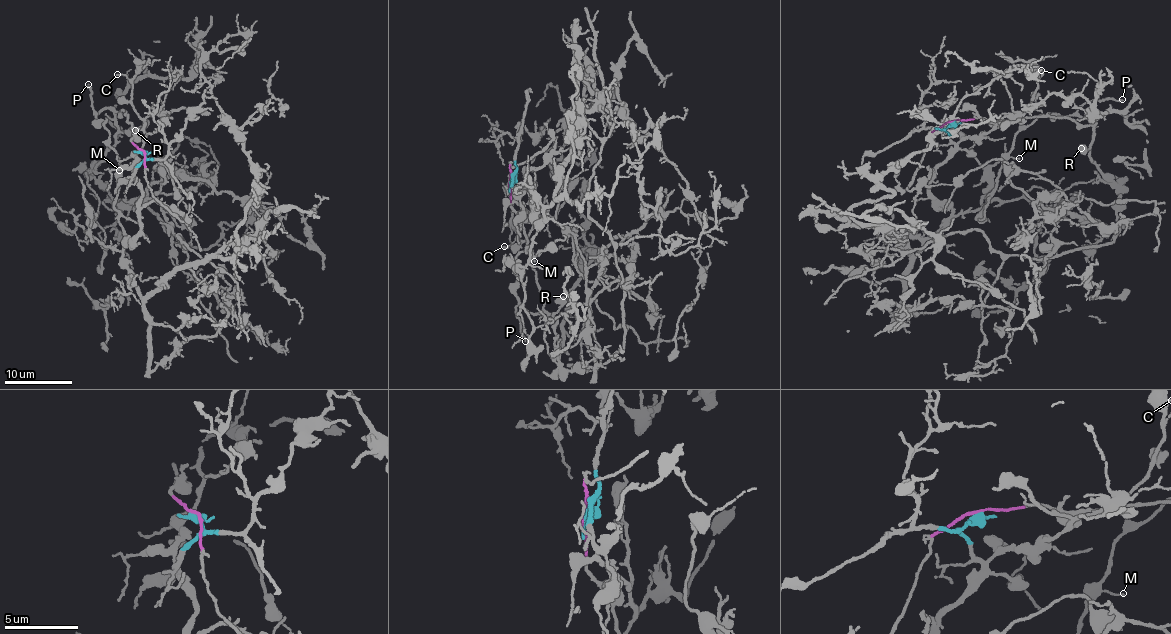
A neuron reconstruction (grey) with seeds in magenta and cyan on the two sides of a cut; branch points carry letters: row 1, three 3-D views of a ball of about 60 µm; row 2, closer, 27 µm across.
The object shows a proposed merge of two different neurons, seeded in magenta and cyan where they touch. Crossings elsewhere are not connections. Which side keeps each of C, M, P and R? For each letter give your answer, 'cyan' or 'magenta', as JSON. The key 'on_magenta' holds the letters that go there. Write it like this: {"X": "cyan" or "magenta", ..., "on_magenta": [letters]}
{"C": "cyan", "M": "magenta", "P": "magenta", "R": "magenta", "on_magenta": ["M", "P", "R"]}

